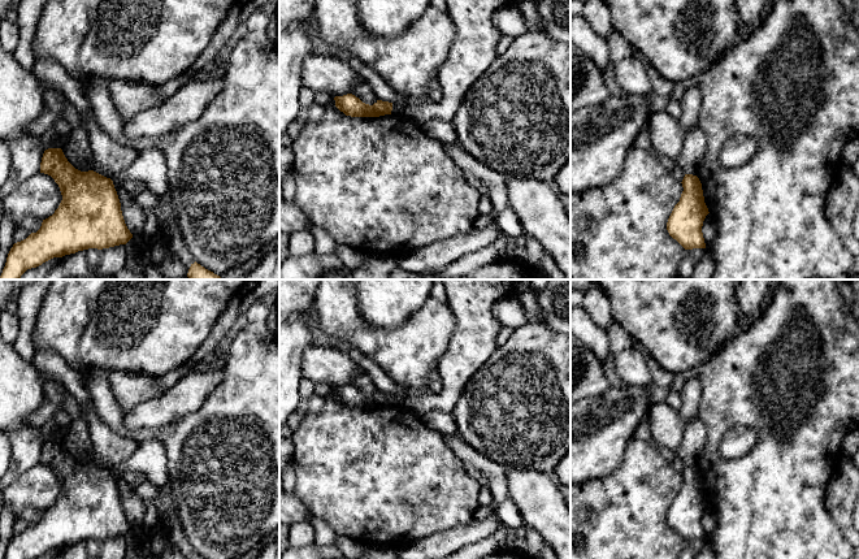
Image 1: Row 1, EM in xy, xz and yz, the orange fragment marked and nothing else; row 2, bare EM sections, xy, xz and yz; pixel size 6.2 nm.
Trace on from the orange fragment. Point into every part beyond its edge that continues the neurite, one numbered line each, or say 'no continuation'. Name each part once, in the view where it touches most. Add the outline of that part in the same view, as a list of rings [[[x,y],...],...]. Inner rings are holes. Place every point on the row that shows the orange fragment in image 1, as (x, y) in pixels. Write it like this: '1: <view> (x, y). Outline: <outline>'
no continuation

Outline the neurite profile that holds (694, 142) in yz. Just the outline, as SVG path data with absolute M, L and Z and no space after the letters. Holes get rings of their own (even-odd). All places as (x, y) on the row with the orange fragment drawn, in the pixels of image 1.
M698 125L685 131L682 151L676 160L685 174L697 176L698 166L703 159L706 142L706 135Z

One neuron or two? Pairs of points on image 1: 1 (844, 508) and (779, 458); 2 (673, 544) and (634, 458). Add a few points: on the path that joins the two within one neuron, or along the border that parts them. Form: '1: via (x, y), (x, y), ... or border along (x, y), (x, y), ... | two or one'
1: border along (833, 466), (825, 490), (825, 508), (836, 523) | two
2: via (653, 523), (640, 510), (640, 479) | one

